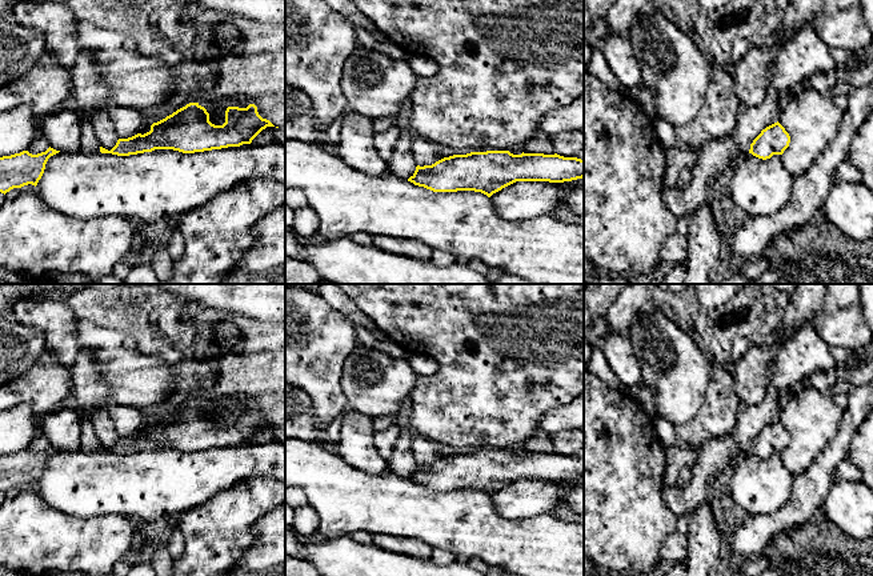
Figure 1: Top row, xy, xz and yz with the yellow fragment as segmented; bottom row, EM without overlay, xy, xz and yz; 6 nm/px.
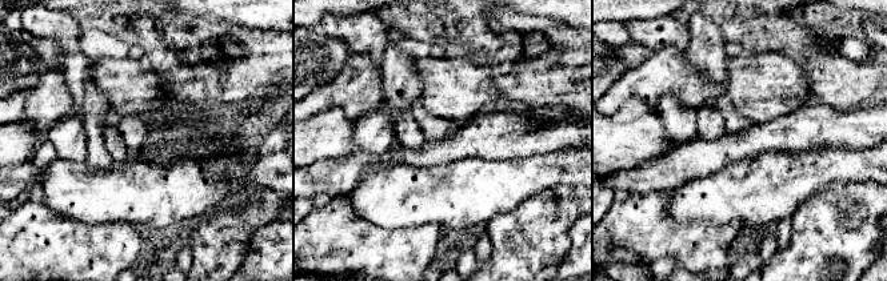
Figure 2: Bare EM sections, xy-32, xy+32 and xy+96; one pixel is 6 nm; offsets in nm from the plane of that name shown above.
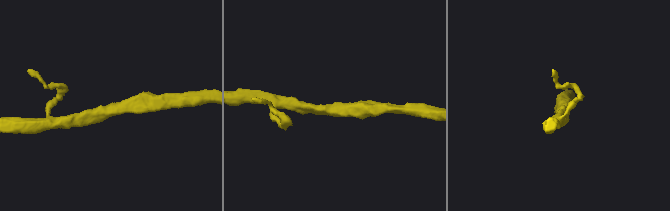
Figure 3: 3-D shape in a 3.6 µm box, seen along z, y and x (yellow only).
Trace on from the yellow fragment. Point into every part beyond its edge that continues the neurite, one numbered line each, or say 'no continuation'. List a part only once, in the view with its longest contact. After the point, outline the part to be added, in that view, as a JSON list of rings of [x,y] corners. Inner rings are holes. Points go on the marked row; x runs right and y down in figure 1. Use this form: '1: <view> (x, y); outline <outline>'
no continuation

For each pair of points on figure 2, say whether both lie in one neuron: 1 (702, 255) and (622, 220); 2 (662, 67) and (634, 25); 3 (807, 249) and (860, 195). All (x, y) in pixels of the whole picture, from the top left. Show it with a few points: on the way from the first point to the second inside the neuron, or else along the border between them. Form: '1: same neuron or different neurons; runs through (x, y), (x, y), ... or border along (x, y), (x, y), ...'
1: same neuron; runs through (682, 248), (672, 239), (642, 231)
2: different neurons; border along (682, 49), (659, 48), (651, 51)
3: same neuron; runs through (823, 233), (836, 220), (836, 211), (844, 207)

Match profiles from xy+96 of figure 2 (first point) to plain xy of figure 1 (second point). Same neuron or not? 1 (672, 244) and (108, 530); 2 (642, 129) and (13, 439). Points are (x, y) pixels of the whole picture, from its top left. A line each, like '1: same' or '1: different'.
1: same
2: same

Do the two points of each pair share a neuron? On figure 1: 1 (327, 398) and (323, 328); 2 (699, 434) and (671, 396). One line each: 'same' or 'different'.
1: same
2: different

